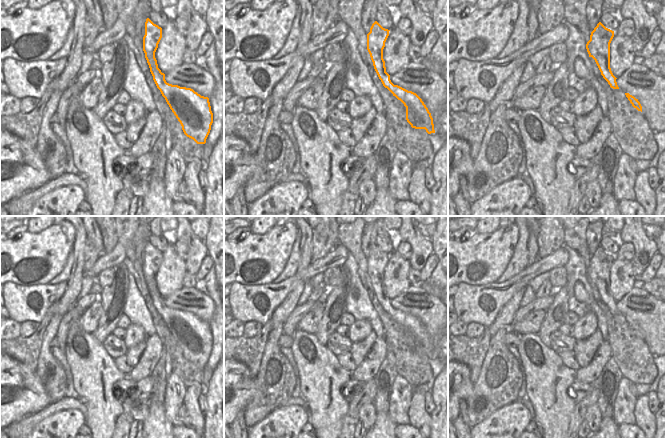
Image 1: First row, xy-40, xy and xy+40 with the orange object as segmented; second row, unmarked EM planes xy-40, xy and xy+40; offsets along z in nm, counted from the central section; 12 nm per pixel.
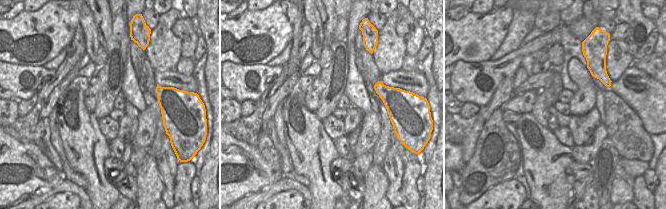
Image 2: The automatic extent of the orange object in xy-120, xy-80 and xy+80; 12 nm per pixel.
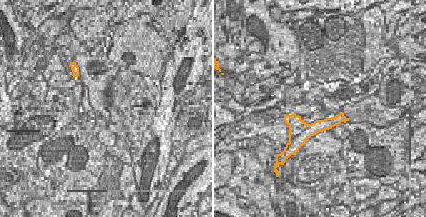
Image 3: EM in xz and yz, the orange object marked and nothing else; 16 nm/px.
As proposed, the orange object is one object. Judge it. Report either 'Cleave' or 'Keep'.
Keep.

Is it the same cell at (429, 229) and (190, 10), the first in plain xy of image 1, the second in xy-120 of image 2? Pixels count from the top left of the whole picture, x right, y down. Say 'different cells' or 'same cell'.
same cell

